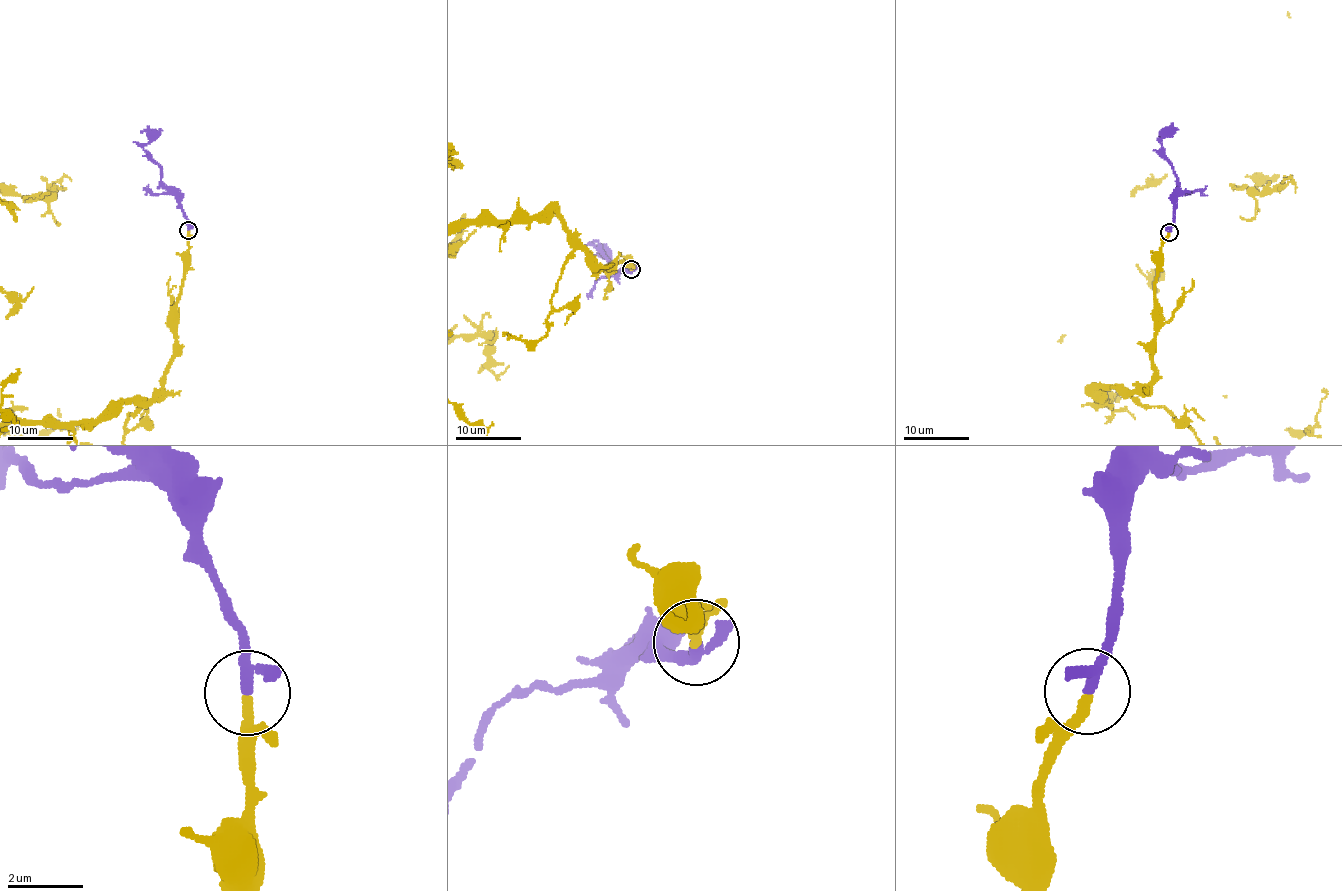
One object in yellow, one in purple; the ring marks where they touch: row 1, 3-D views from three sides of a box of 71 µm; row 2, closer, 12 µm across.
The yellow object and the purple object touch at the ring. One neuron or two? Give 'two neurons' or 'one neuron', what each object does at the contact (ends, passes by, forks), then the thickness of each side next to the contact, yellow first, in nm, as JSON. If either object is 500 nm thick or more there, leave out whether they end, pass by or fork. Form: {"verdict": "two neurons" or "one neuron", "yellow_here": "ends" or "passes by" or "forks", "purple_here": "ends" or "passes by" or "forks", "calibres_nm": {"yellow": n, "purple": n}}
{"verdict": "one neuron", "yellow_here": "ends", "purple_here": "passes by", "calibres_nm": {"yellow": 280, "purple": 220}}

